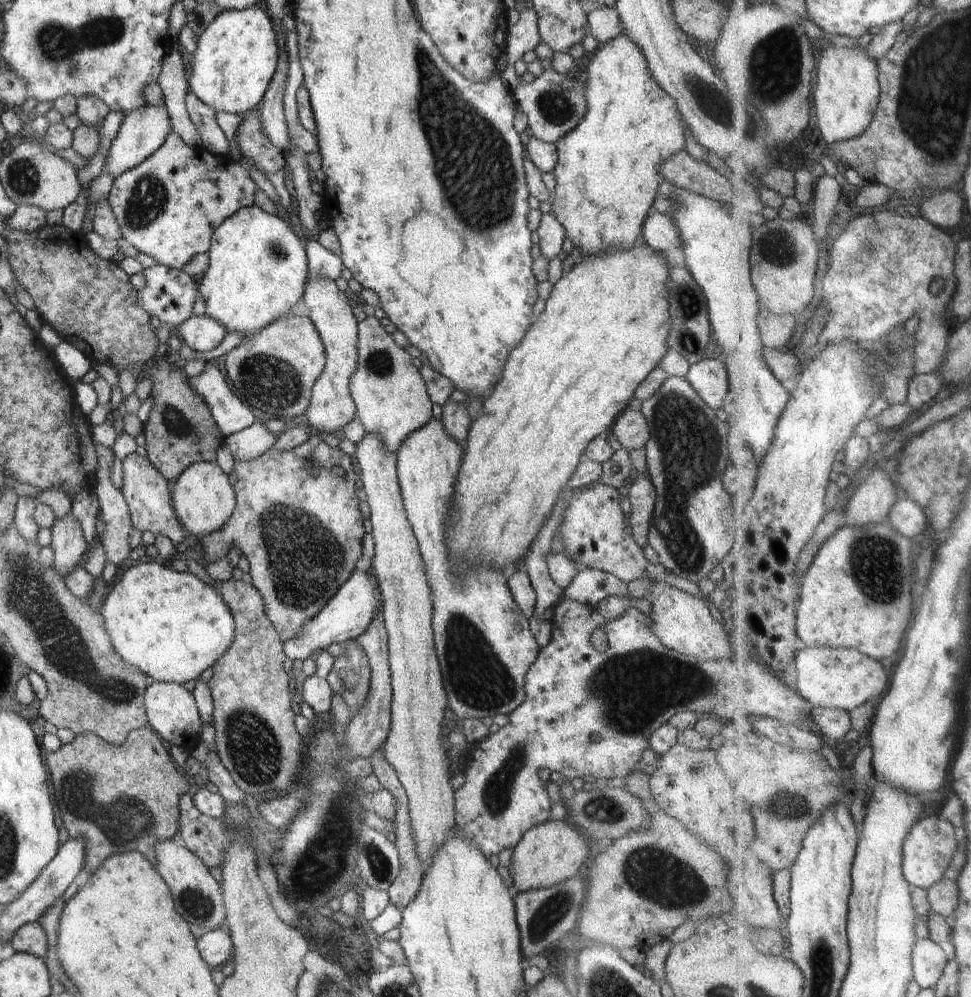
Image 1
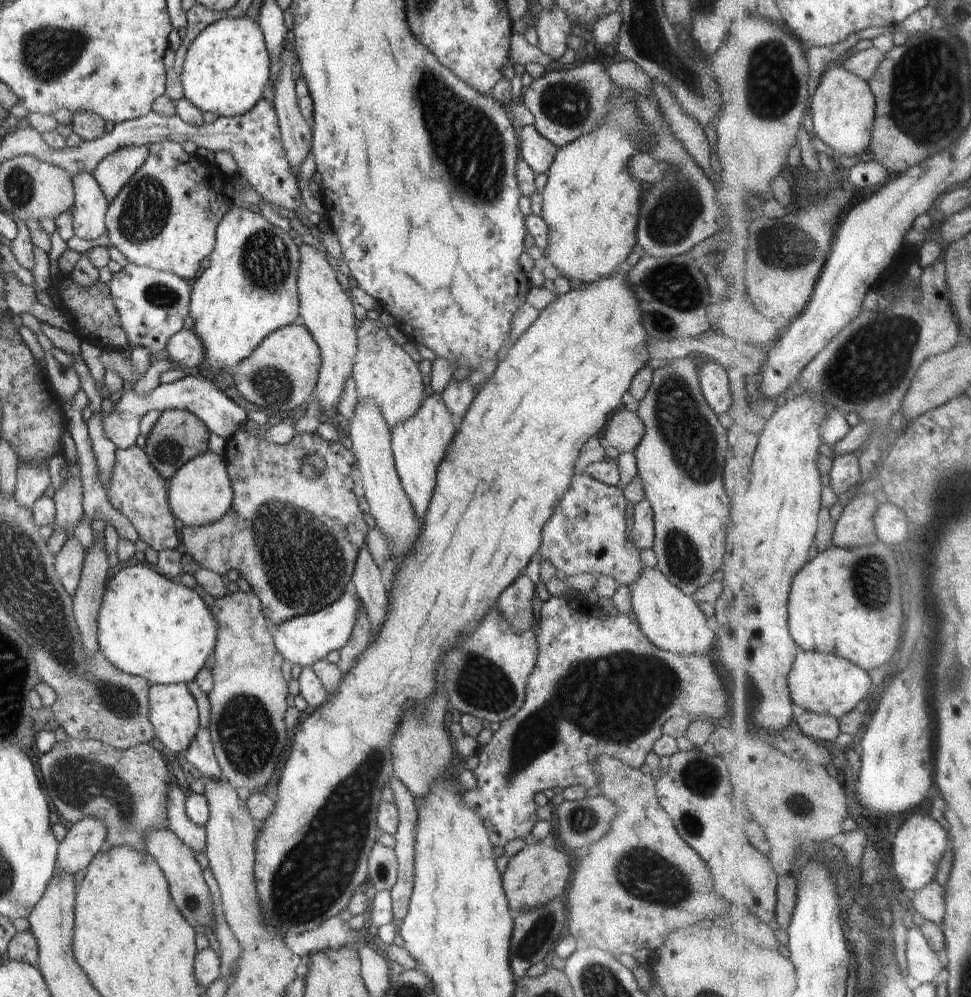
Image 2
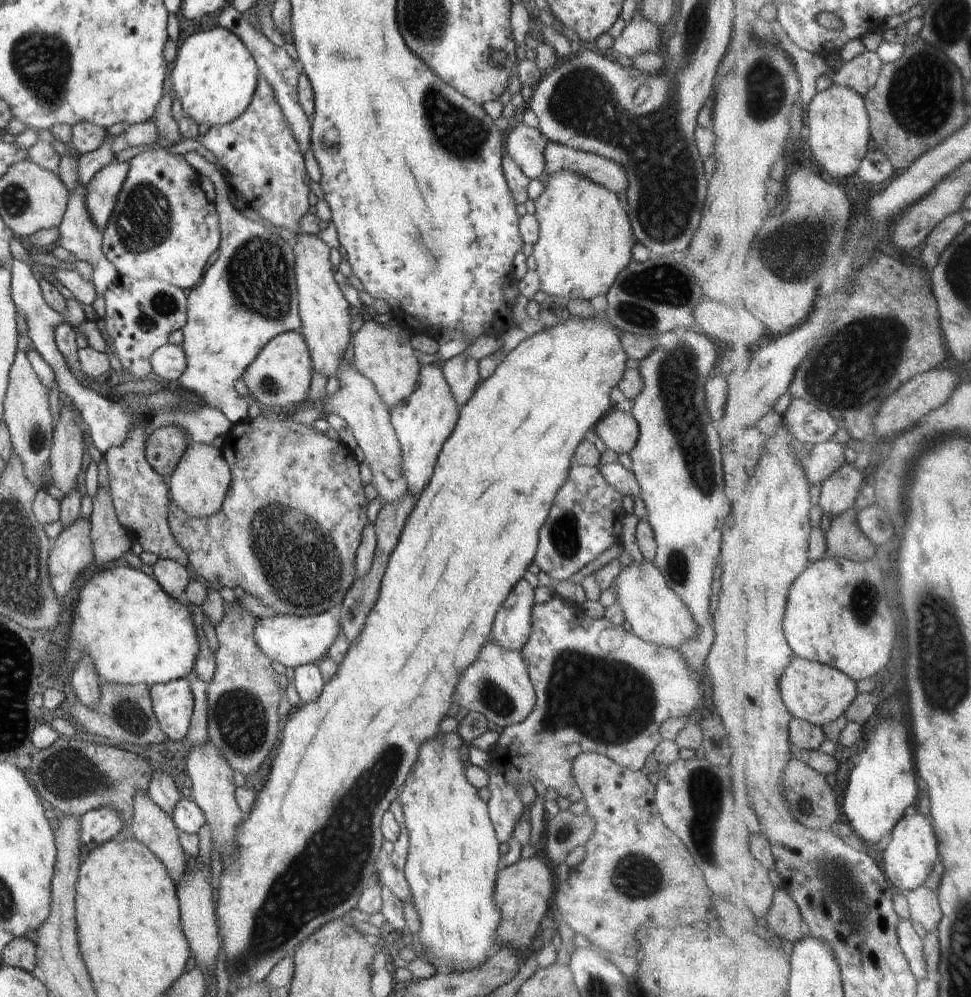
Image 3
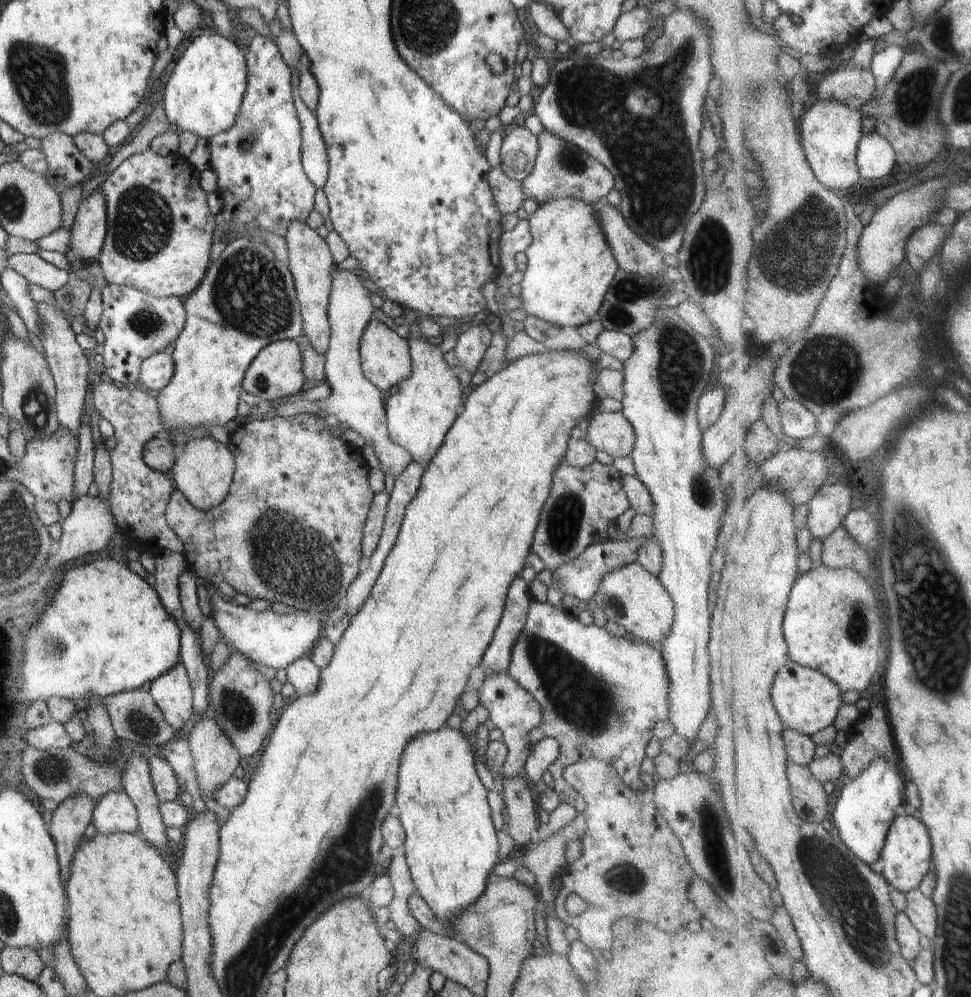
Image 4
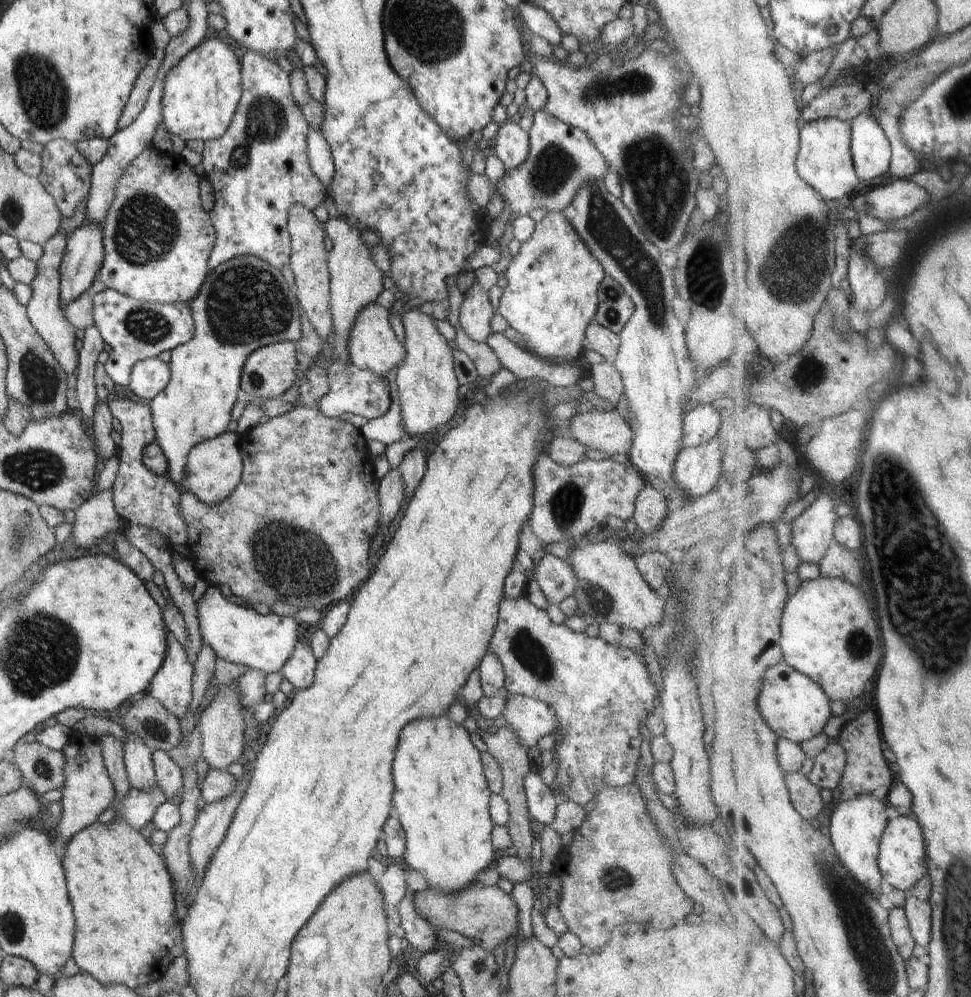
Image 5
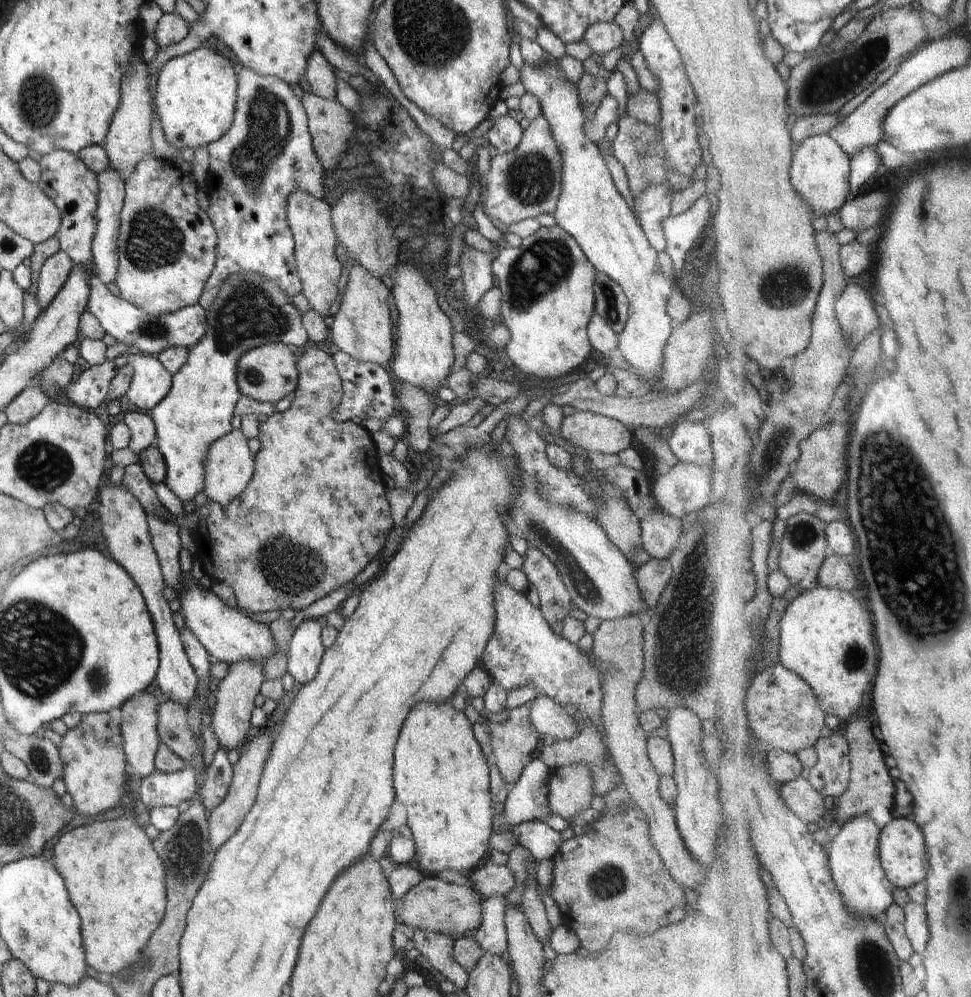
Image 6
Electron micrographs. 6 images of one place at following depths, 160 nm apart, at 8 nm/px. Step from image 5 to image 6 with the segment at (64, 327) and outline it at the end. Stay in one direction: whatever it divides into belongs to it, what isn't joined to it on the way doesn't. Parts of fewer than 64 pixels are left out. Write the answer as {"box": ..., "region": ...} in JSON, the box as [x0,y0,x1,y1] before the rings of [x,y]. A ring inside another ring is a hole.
{"box":[36,251,74,311],"region":[[[61,251],[45,260],[40,274],[38,274],[38,290],[36,290],[36,298],[42,311],[52,303],[52,300],[60,292],[64,282],[68,279],[72,266],[74,266],[74,260],[70,260]]]}

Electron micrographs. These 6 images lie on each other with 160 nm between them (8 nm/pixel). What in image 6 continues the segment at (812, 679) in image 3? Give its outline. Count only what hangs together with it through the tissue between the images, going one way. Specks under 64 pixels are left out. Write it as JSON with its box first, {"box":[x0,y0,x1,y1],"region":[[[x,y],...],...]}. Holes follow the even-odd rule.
{"box":[748,658,826,753],"region":[[[774,658],[766,666],[770,666],[762,676],[754,680],[748,698],[748,718],[755,735],[764,742],[799,753],[816,747],[822,739],[822,730],[826,726],[826,710],[820,704],[815,690],[796,671],[787,669],[782,662]]]}

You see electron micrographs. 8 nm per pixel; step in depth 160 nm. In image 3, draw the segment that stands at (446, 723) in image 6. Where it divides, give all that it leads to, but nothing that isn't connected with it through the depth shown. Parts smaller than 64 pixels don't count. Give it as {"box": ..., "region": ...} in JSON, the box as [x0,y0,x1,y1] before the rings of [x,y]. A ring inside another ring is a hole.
{"box":[399,733,502,973],"region":[[[441,733],[420,745],[417,762],[399,794],[409,836],[407,859],[402,871],[408,880],[421,929],[414,939],[421,946],[424,960],[438,972],[467,973],[487,962],[496,950],[496,927],[500,920],[494,896],[498,861],[502,859],[487,803],[465,775],[467,763],[460,757],[462,736]]]}

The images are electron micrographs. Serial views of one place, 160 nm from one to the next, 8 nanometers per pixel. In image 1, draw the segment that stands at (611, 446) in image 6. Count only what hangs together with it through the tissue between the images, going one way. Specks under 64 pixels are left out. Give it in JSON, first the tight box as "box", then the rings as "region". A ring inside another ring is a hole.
{"box":[609,408,650,451],"region":[[[627,408],[611,427],[609,434],[616,436],[626,451],[642,448],[650,440],[650,432],[645,417],[641,412]]]}

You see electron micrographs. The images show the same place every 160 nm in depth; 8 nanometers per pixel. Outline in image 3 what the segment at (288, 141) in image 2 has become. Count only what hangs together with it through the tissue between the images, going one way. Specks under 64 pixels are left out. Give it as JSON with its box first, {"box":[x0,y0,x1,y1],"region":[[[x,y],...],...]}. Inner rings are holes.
{"box":[218,6,311,153],"region":[[[233,6],[222,9],[220,17],[218,18],[218,24],[220,24],[222,28],[234,32],[234,34],[244,42],[244,46],[250,50],[250,54],[252,54],[252,58],[254,58],[259,68],[259,74],[272,85],[286,122],[291,126],[293,135],[299,142],[301,151],[305,153],[310,149],[311,121],[299,103],[297,87],[299,86],[300,71],[302,72],[299,62],[295,62],[294,59],[288,55],[284,47],[279,48],[275,46],[264,36],[262,31],[255,30],[252,24],[244,18],[243,14],[238,12]]]}

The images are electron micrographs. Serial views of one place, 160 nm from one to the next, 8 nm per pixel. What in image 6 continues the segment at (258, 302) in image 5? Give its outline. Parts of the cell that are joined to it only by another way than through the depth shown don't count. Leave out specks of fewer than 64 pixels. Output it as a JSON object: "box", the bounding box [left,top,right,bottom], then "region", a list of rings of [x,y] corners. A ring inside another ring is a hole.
{"box":[149,271,308,511],"region":[[[234,271],[224,284],[220,284],[217,300],[206,308],[206,333],[196,345],[188,347],[186,364],[172,376],[170,392],[152,408],[149,416],[155,426],[157,450],[161,453],[166,464],[165,485],[180,498],[187,510],[191,511],[194,496],[204,491],[204,462],[208,456],[208,446],[232,432],[231,419],[235,414],[241,391],[237,386],[238,360],[244,353],[254,348],[283,343],[308,347],[308,336],[302,326],[301,313],[294,305],[292,298],[278,288],[276,280],[261,276],[258,272]]]}

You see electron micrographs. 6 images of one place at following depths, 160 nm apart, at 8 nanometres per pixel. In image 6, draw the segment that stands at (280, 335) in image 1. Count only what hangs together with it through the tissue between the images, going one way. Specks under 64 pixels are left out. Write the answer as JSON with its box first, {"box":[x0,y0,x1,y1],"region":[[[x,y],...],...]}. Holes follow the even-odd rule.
{"box":[236,343,298,404],"region":[[[283,343],[263,345],[244,353],[238,360],[236,378],[241,394],[269,404],[276,404],[282,398],[292,396],[298,384],[297,360],[289,346]]]}

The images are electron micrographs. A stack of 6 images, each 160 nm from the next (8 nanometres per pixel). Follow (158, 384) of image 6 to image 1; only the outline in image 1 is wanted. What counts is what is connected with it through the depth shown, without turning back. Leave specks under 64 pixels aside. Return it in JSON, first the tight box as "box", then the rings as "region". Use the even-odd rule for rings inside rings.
{"box":[176,316,228,352],"region":[[[192,316],[176,329],[180,340],[197,352],[213,351],[218,348],[228,330],[212,320],[212,316]]]}

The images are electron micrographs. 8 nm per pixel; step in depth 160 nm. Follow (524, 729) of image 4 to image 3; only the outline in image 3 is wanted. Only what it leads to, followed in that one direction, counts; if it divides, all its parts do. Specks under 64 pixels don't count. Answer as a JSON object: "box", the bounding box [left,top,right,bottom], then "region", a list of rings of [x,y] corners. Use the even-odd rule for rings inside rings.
{"box":[456,640,536,728],"region":[[[489,640],[474,664],[464,669],[456,687],[459,703],[469,711],[484,715],[488,721],[503,728],[521,723],[536,704],[536,695],[521,652],[509,651]]]}

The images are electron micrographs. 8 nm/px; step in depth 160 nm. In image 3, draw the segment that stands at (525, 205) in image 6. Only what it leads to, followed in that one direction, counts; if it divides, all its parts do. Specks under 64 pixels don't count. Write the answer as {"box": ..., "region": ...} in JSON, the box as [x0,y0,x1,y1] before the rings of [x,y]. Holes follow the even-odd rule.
{"box":[538,141,627,193],"region":[[[548,141],[543,152],[545,167],[538,180],[545,184],[550,176],[560,171],[578,173],[613,193],[627,191],[627,174],[614,161],[600,155],[585,153],[572,147]]]}

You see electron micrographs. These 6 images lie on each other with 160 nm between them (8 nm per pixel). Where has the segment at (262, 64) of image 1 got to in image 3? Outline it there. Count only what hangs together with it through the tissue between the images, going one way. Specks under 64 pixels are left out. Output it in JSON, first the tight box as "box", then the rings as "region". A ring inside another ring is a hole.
{"box":[170,26,259,128],"region":[[[222,26],[192,34],[186,38],[180,49],[177,49],[177,55],[170,70],[173,97],[177,100],[178,111],[195,120],[198,126],[206,124],[209,128],[216,124],[225,125],[236,120],[248,108],[259,79],[259,68],[250,50],[244,46],[244,42],[234,32]]]}

